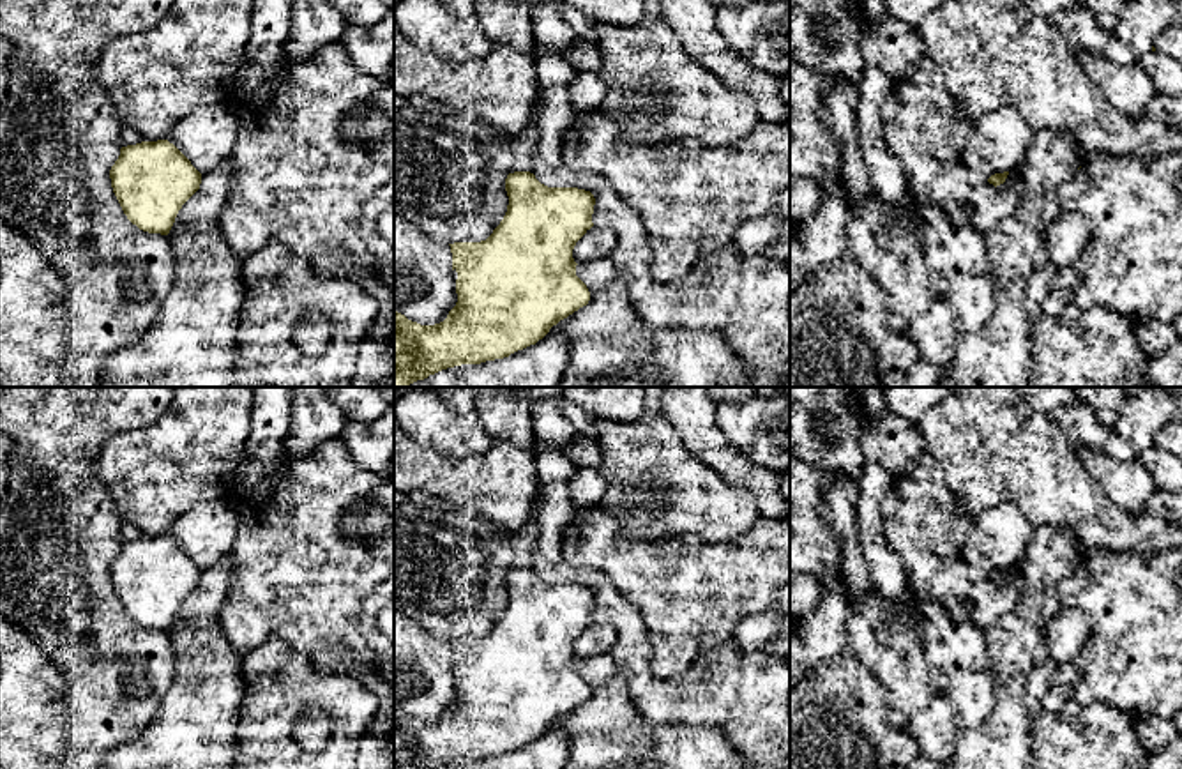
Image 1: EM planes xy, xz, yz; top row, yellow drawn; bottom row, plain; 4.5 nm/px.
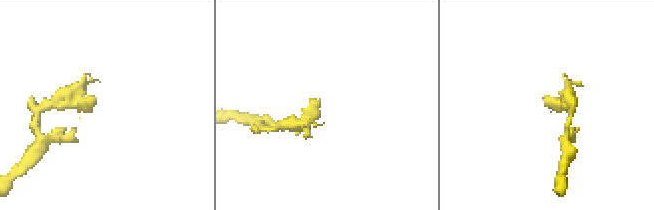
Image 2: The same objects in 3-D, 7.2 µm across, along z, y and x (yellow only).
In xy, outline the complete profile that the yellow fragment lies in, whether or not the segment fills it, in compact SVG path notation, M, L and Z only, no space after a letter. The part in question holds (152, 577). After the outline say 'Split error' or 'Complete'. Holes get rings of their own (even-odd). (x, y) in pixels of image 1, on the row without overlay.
M168 536L122 543L110 575L127 615L161 631L170 629L178 606L201 580L201 569Z. Complete

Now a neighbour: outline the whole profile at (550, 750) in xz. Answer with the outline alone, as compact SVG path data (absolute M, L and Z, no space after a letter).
M555 727L509 753L461 760L438 769L564 769L567 753L569 739L560 727Z

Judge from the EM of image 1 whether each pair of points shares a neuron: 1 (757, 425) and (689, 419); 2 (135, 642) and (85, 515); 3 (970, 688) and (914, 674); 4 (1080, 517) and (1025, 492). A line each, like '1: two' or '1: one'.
1: two
2: one
3: two
4: one

